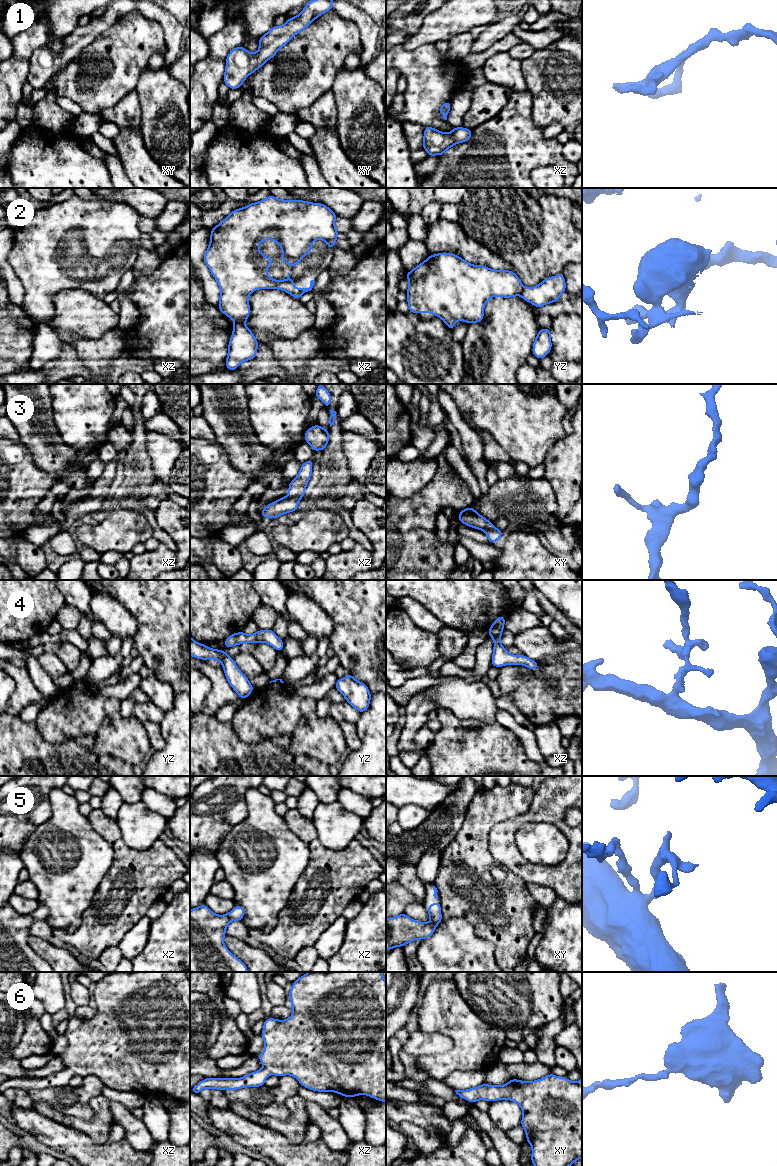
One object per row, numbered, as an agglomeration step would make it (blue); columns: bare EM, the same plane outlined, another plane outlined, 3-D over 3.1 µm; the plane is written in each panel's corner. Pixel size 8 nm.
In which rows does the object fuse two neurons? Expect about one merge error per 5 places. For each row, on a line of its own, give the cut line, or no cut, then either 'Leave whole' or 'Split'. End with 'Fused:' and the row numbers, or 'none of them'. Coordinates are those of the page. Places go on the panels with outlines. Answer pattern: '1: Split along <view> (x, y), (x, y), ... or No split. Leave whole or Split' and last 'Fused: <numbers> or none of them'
1: No split. Leave whole
2: Split along xz (235, 322), (244, 325). Split
3: No split. Leave whole
4: No split. Leave whole
5: No split. Leave whole
6: No split. Leave whole
Fused: 2

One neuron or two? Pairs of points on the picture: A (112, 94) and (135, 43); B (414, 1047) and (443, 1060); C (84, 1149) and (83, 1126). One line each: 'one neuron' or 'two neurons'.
A: one neuron
B: two neurons
C: two neurons

